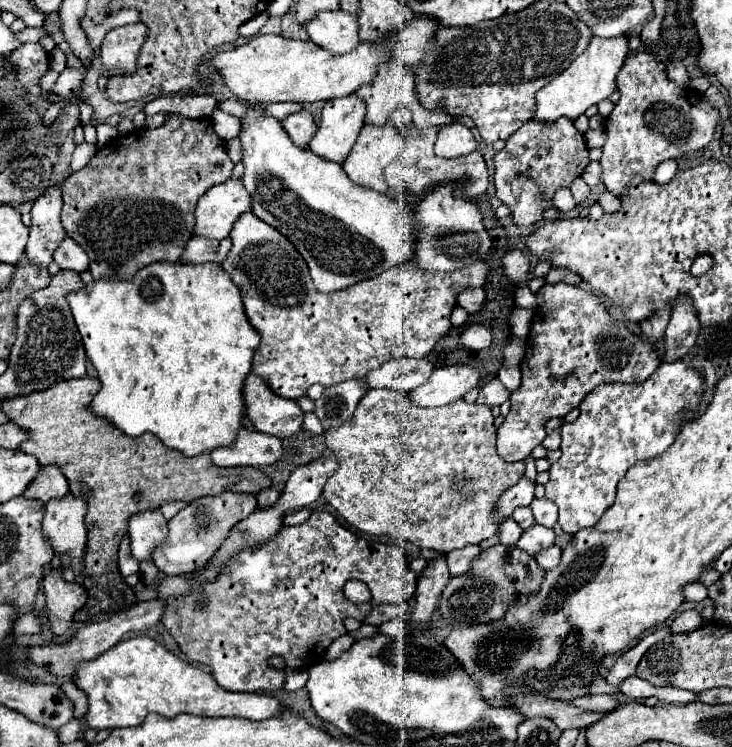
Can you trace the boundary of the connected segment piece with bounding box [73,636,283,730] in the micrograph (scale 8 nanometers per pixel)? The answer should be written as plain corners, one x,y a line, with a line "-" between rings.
149,636
121,640
99,658
81,662
73,674
73,682
87,694
91,702
87,712
87,726
95,730
137,726
145,720
147,712
159,712
165,718
175,718
177,714
187,712
200,717
265,720
269,716
281,714
283,710
283,704
277,698
247,692
233,694
223,690
209,672
177,658

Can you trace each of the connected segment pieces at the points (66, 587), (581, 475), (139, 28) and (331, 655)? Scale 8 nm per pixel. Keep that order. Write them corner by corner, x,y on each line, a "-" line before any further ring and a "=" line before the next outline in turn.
53,570
43,578
43,592
47,598
47,614
51,632
63,636
71,624
73,616
87,602
85,588
73,582
65,582
59,570
=
681,360
663,362
647,380
631,384
599,384
593,388
579,404
579,418
575,422
565,422
561,428
561,458
549,468
549,482
545,486
545,496
559,506
559,526
567,534
575,534
581,528
597,524
603,512
613,504
615,490
625,472
639,460
649,460
665,452
677,432
697,418
697,410
703,394
703,374
695,368
685,366
=
143,22
119,26
107,32
101,44
103,72
113,68
125,70
125,74
133,72
145,38
147,38
147,26
=
349,634
337,638
337,640
327,648
327,656
325,656
325,658
327,658
327,660
335,660
343,650
349,650
353,642
355,642
355,640
353,640
353,636
349,636

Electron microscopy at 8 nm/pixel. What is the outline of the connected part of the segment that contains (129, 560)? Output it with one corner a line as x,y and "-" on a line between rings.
125,536
121,540
121,546
119,546
119,572
123,576
129,576
129,574
137,574
139,572
139,560
135,560
133,554
131,554
129,536

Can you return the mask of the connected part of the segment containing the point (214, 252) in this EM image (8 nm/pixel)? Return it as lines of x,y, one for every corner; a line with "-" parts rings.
193,236
187,242
179,262
183,262
183,264
207,264
207,262
221,264
225,260
229,248
231,248
229,238
225,238
225,240
205,240
201,236

